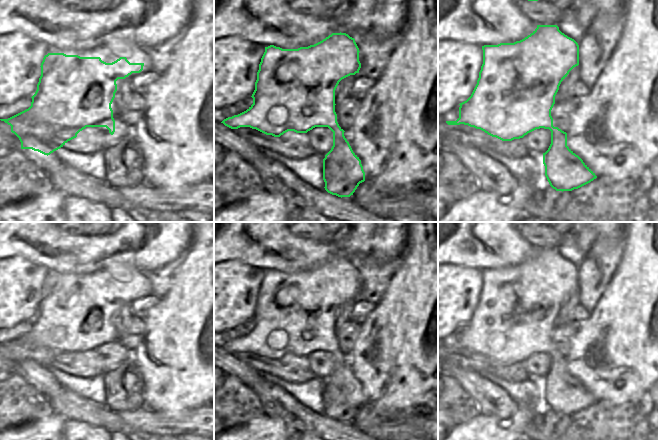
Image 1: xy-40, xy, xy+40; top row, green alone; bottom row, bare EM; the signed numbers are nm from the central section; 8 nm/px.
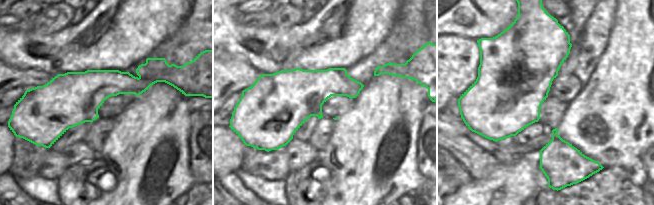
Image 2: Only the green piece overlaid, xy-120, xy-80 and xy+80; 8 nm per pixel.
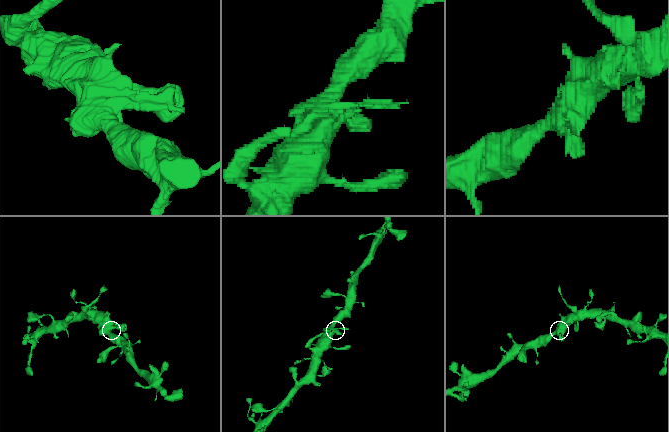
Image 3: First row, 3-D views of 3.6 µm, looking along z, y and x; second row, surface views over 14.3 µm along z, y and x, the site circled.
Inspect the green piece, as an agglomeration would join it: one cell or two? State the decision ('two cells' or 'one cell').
one cell

